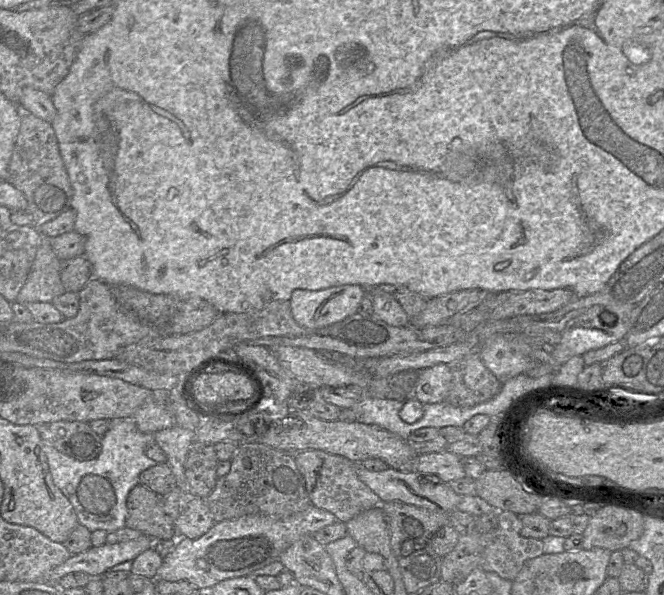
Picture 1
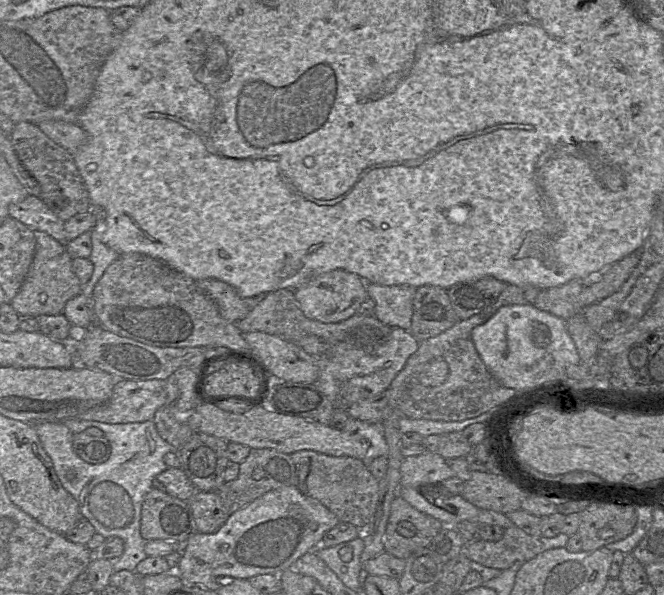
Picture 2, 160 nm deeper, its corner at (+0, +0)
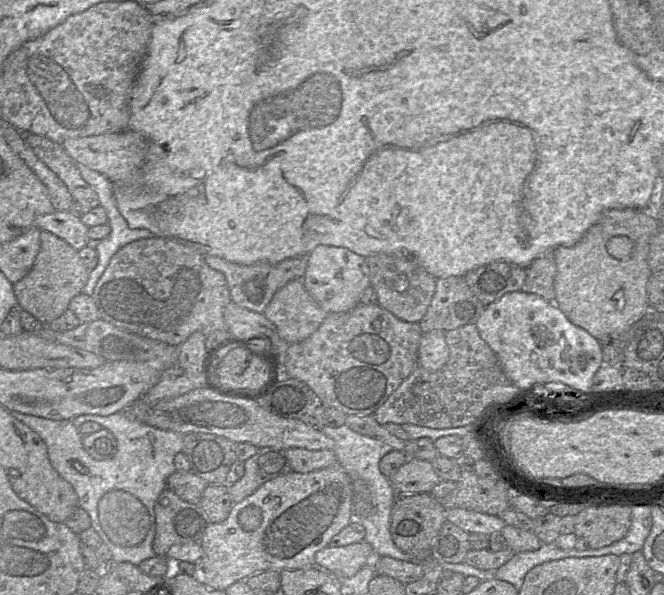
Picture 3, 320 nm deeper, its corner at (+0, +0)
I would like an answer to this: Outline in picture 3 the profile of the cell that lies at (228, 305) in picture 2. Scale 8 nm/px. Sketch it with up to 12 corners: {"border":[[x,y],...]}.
{"border":[[205,256],[232,301],[263,313],[277,291],[302,279],[307,256],[241,265]]}

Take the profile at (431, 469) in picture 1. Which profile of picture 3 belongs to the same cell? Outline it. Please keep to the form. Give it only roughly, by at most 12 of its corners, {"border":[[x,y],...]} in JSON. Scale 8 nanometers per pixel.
{"border":[[409,458],[389,479],[397,494],[430,493],[432,461]]}

